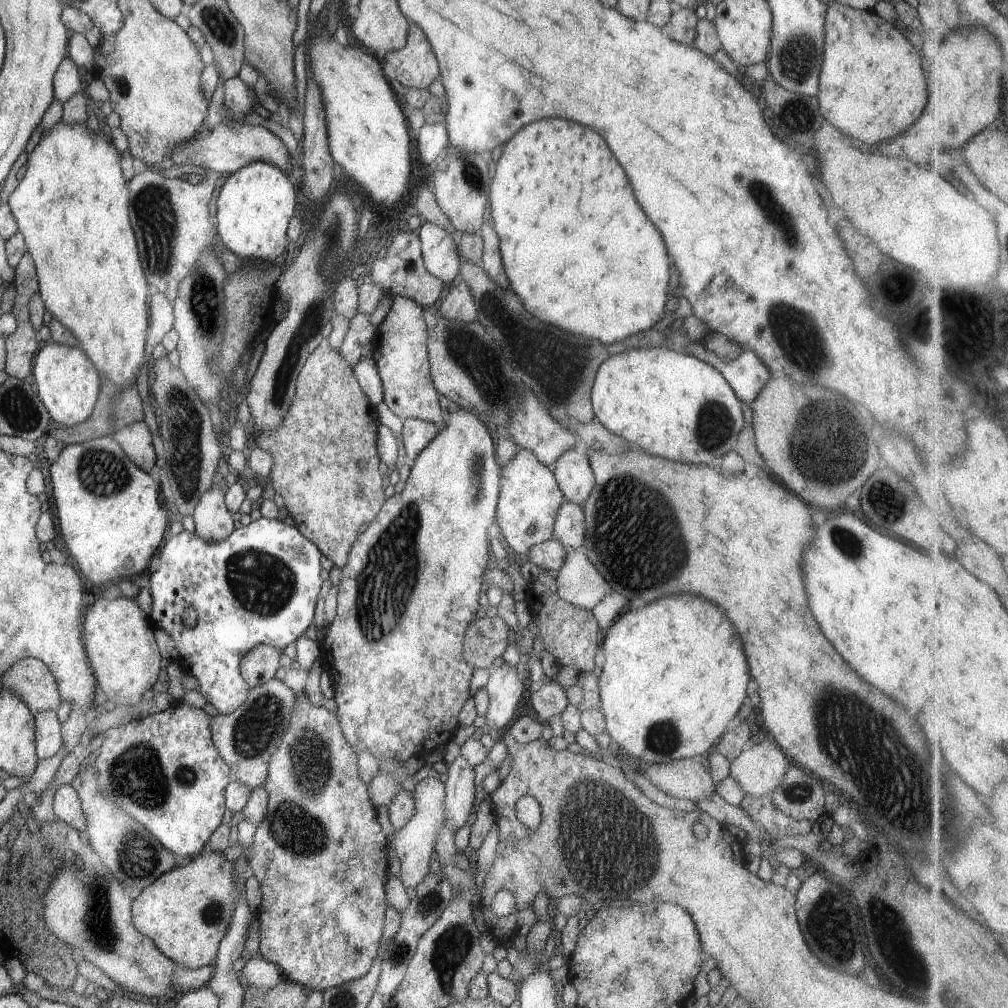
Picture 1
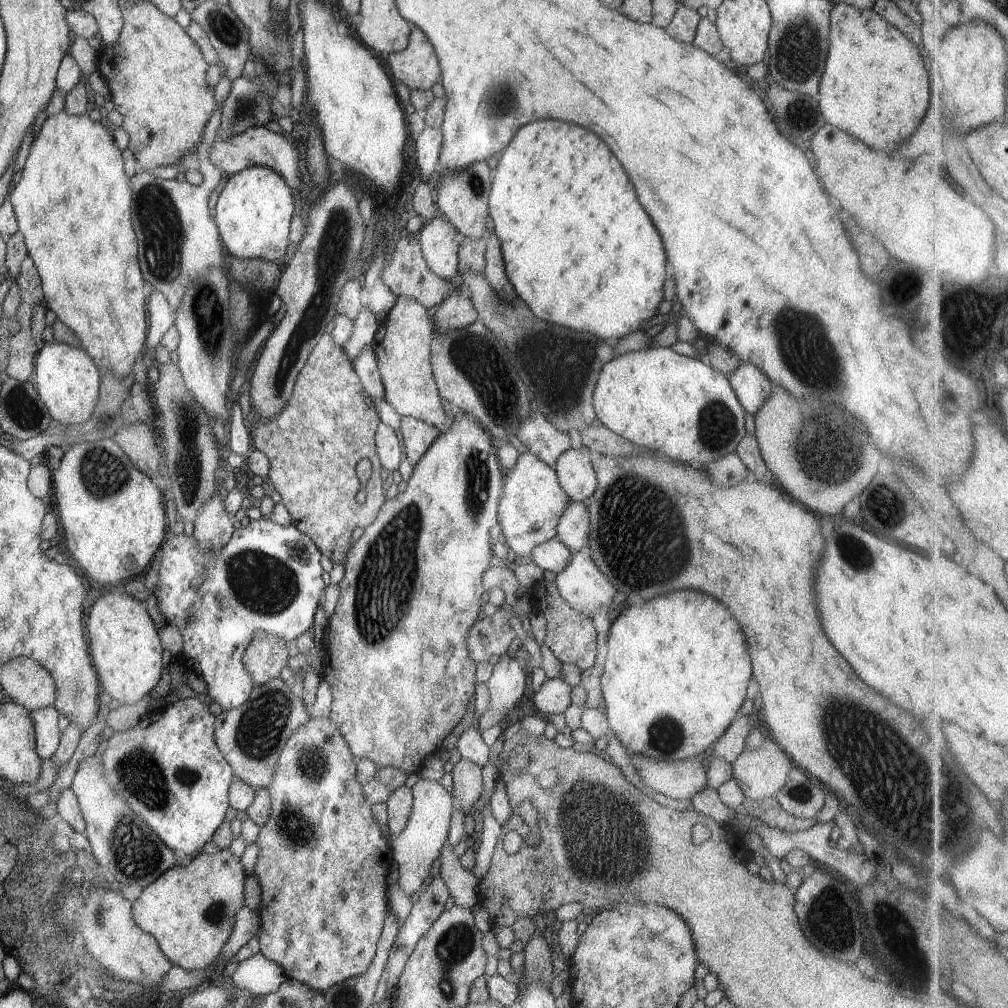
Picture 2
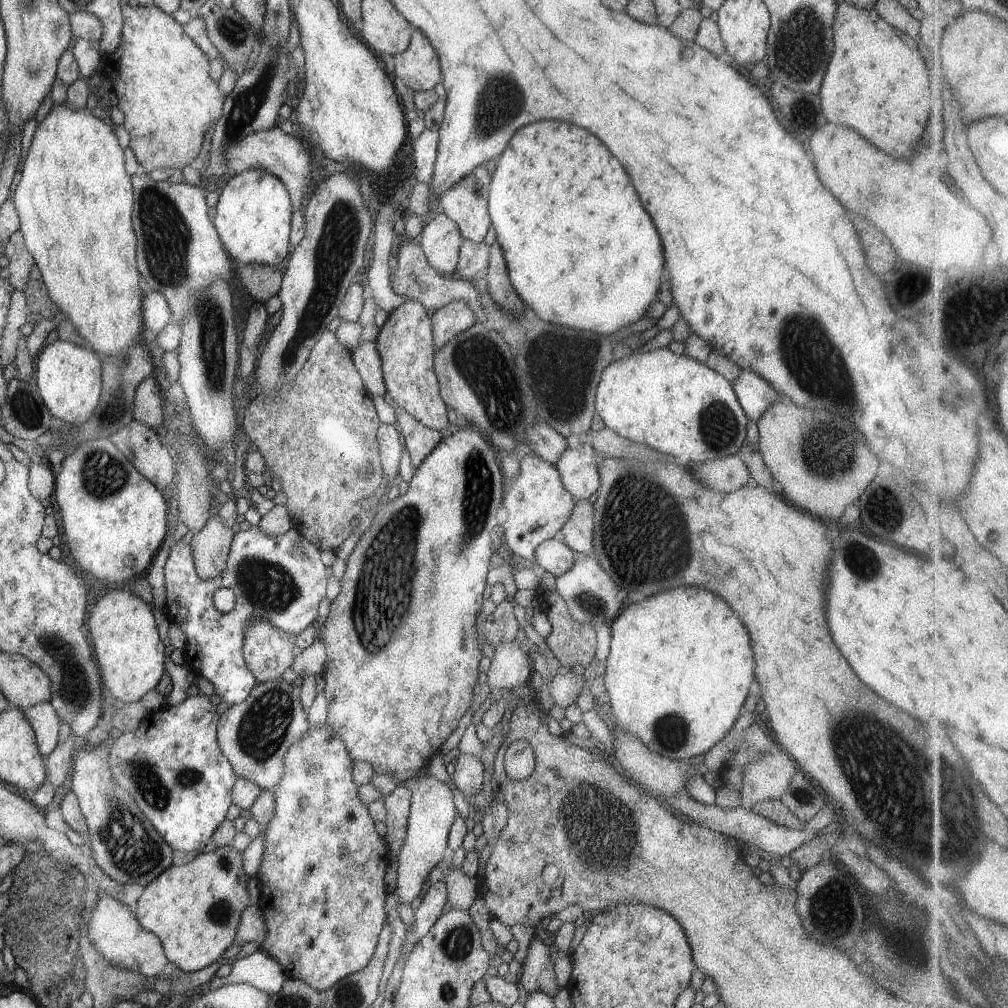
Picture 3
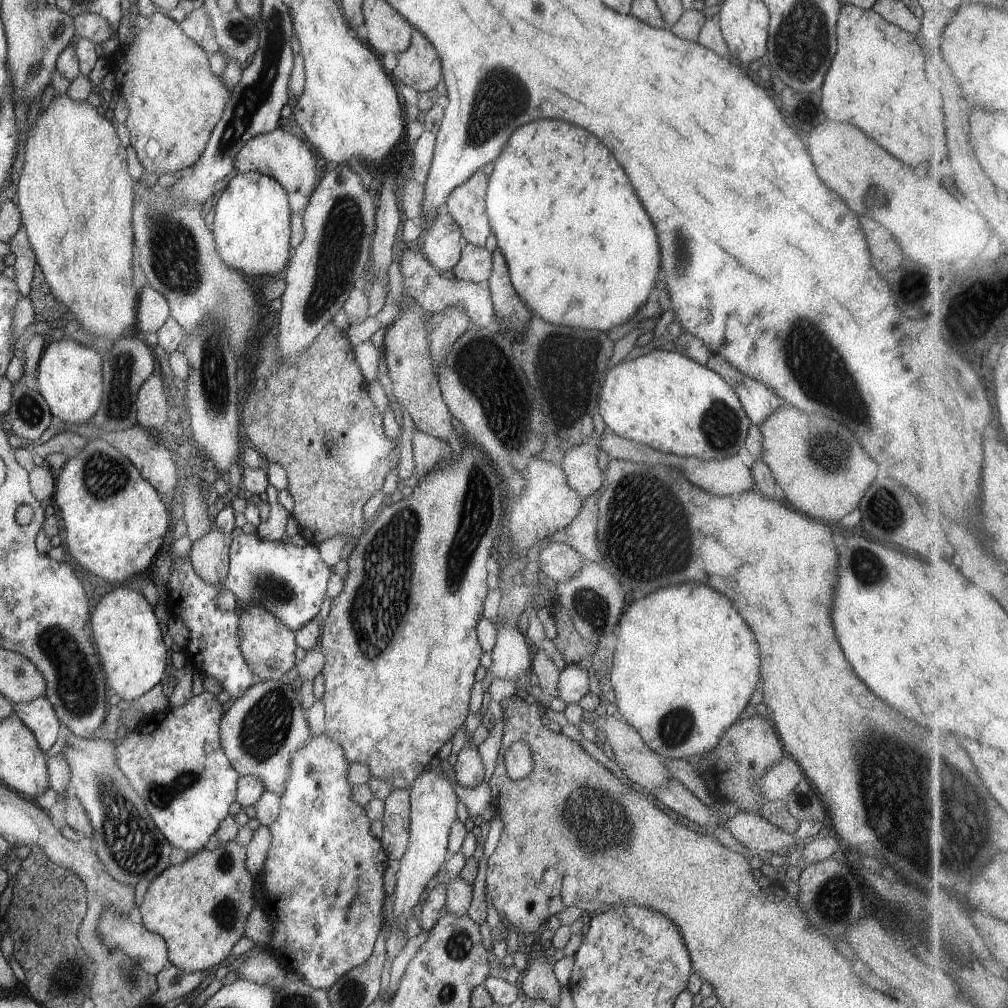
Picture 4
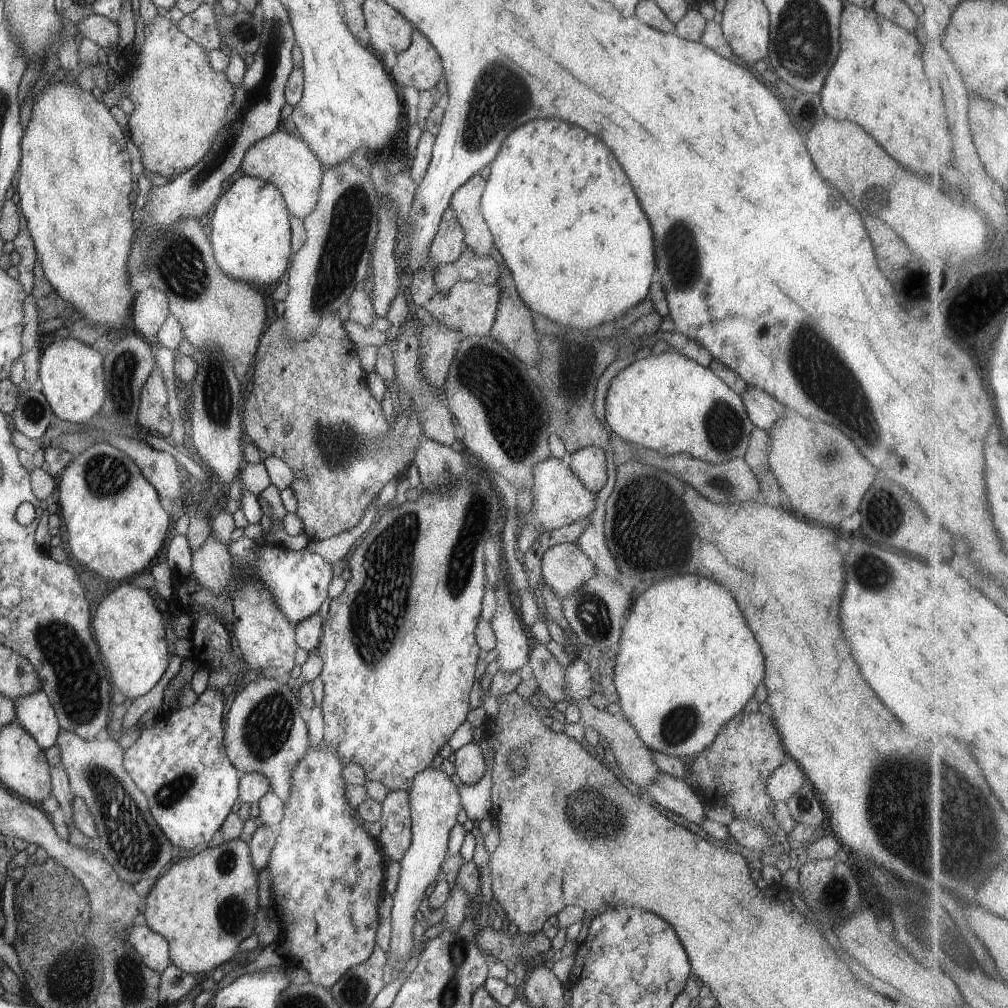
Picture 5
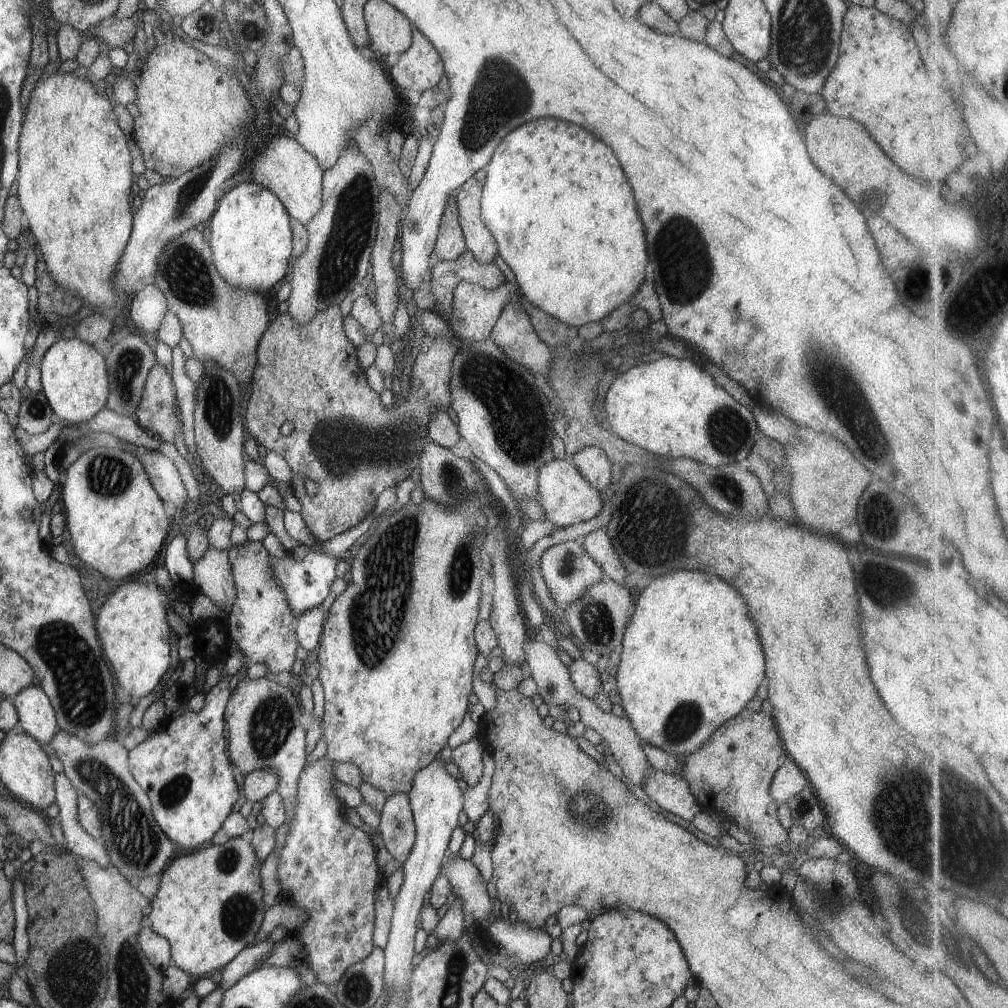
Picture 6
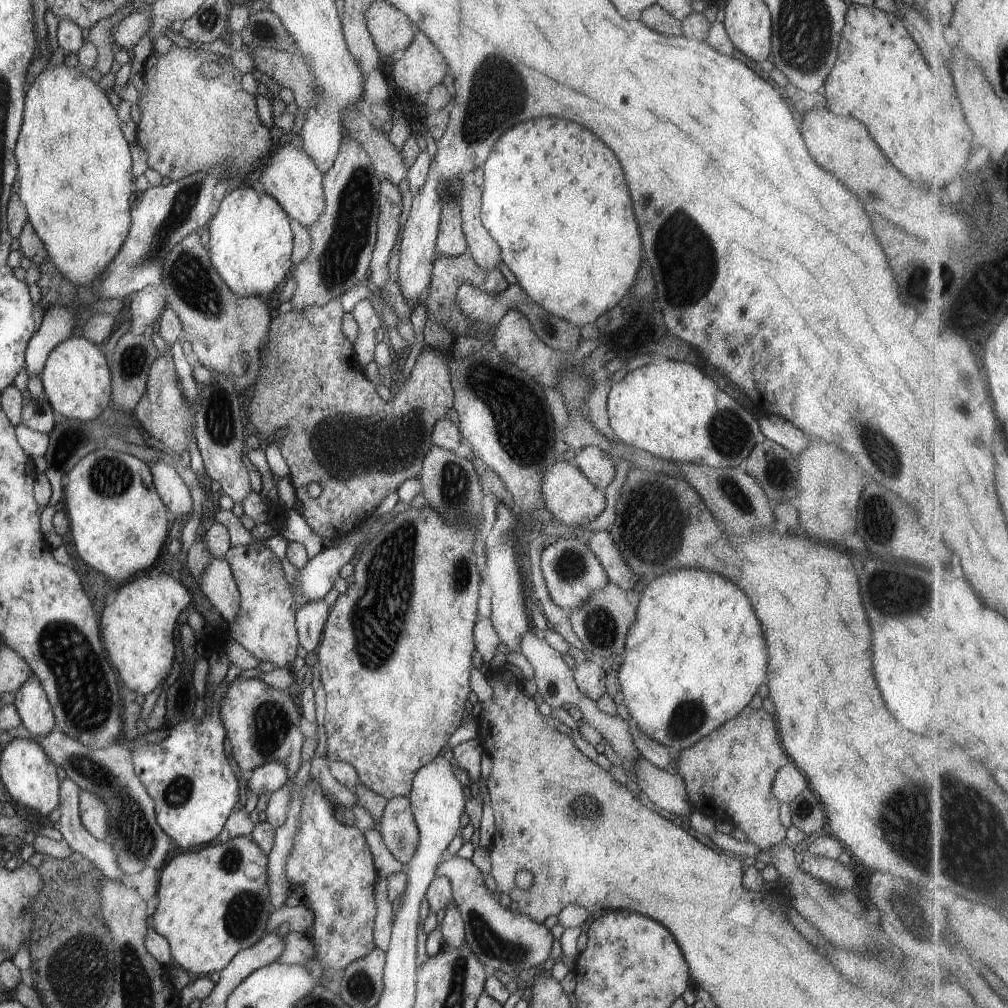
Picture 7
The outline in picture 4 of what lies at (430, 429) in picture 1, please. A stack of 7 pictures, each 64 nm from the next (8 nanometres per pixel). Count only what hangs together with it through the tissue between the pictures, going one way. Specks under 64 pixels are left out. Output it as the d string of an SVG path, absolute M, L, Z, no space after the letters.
M412 424L411 426L414 428L410 438L412 446L412 460L414 461L414 472L419 479L423 478L423 476L425 476L425 474L427 474L427 472L437 464L437 462L441 462L441 460L455 460L455 458L457 458L457 455L451 455L452 451L451 448L449 448L448 442L439 440L439 438L433 438L433 436L429 436L429 434L421 432Z

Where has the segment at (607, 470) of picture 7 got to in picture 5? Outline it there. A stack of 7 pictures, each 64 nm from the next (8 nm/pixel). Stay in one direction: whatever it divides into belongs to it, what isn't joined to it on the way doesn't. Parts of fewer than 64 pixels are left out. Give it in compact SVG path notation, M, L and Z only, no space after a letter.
M590 446L575 450L565 461L583 488L601 496L601 486L605 484L605 480L609 480L605 459L606 454L602 449Z

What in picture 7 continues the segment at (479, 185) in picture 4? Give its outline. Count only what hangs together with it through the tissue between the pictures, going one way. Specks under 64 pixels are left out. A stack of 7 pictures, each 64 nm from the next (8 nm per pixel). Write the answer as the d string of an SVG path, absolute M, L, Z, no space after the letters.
M465 184L460 190L461 228L466 250L479 268L493 270L502 261L500 248L480 221L481 186Z

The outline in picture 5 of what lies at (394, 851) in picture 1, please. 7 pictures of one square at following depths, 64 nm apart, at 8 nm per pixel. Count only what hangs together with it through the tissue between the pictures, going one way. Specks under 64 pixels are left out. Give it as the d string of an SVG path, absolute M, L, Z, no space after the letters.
M435 763L417 772L408 790L411 844L397 863L399 880L392 894L391 934L387 950L389 952L387 961L391 963L394 984L397 983L396 976L405 966L405 962L414 953L412 946L414 944L413 925L416 923L415 912L423 899L425 888L435 880L441 868L441 861L445 859L445 850L447 850L449 831L457 823L455 817L462 808L457 789L458 786L453 784L449 776Z

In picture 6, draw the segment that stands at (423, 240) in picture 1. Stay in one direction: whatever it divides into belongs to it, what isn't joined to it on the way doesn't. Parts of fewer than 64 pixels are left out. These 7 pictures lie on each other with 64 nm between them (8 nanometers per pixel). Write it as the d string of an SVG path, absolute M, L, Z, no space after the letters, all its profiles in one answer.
M455 194L447 198L445 208L440 218L435 244L433 245L433 259L439 261L455 260L466 250L462 228L458 220L458 208Z

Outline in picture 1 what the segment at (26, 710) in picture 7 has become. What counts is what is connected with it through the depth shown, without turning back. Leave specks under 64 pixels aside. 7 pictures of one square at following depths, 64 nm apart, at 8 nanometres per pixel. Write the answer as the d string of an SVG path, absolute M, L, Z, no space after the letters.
M45 710L33 713L35 720L36 758L46 759L53 756L62 744L60 724L55 711Z

